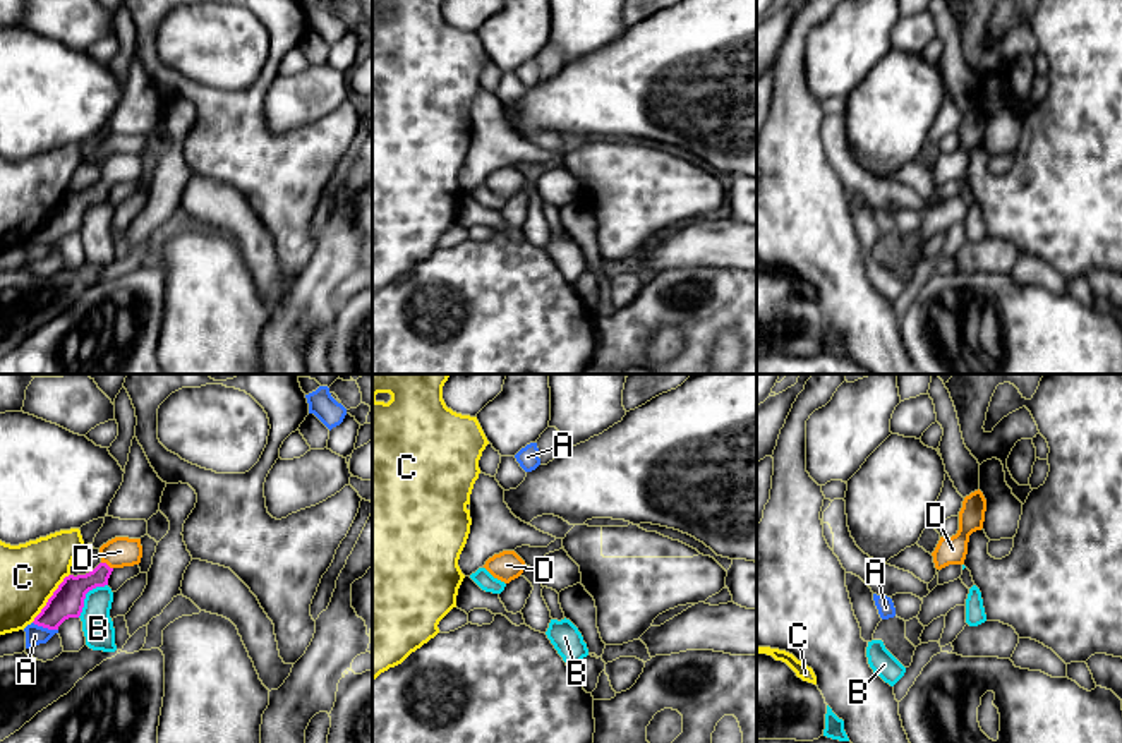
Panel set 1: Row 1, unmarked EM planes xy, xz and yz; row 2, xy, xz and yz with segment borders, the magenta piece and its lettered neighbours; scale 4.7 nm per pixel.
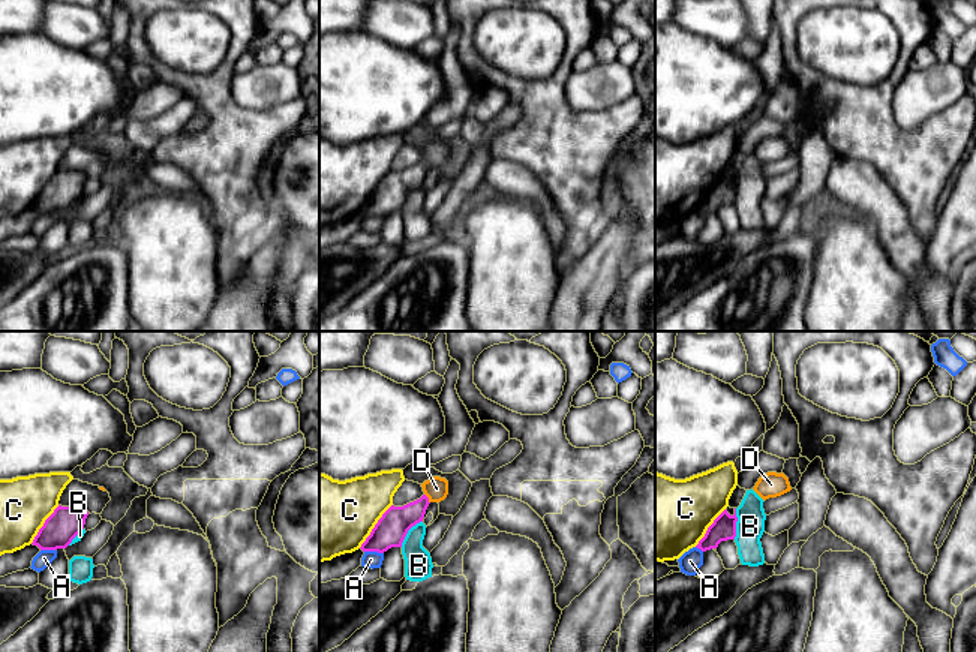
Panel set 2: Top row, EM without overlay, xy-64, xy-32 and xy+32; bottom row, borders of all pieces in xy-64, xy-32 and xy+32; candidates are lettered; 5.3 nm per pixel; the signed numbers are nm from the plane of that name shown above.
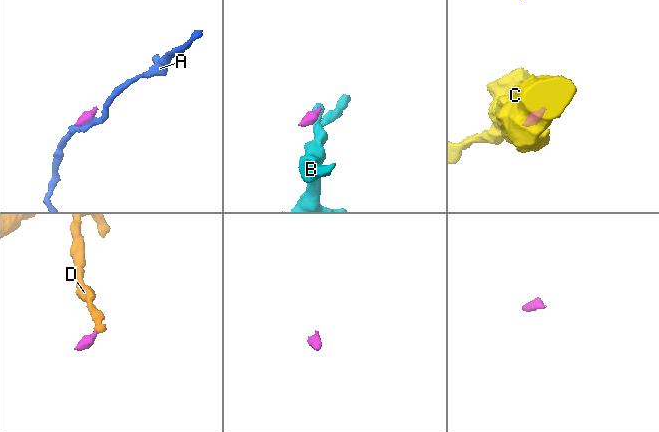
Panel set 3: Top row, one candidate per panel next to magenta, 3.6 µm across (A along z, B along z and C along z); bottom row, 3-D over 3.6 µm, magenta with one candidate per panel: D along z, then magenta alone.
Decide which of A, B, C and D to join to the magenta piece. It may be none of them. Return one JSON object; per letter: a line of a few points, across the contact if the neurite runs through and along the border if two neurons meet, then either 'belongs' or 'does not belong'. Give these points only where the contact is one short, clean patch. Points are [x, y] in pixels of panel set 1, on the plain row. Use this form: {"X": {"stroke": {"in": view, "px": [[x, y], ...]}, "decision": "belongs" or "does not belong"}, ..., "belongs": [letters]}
{"A": {"decision": "does not belong"}, "B": {"stroke": {"in": "xy", "px": [[107, 199], [96, 201], [86, 210], [83, 227], [78, 232]]}, "decision": "does not belong"}, "C": {"stroke": {"in": "xy", "px": [[69, 189], [31, 237]]}, "decision": "does not belong"}, "D": {"stroke": {"in": "xy", "px": [[67, 217], [105, 179], [120, 167]]}, "decision": "belongs"}, "belongs": ["D"]}

